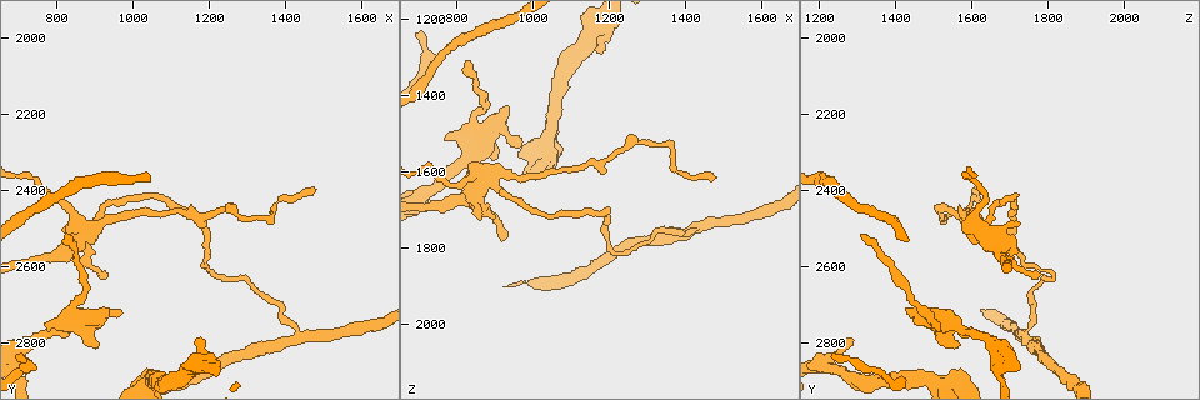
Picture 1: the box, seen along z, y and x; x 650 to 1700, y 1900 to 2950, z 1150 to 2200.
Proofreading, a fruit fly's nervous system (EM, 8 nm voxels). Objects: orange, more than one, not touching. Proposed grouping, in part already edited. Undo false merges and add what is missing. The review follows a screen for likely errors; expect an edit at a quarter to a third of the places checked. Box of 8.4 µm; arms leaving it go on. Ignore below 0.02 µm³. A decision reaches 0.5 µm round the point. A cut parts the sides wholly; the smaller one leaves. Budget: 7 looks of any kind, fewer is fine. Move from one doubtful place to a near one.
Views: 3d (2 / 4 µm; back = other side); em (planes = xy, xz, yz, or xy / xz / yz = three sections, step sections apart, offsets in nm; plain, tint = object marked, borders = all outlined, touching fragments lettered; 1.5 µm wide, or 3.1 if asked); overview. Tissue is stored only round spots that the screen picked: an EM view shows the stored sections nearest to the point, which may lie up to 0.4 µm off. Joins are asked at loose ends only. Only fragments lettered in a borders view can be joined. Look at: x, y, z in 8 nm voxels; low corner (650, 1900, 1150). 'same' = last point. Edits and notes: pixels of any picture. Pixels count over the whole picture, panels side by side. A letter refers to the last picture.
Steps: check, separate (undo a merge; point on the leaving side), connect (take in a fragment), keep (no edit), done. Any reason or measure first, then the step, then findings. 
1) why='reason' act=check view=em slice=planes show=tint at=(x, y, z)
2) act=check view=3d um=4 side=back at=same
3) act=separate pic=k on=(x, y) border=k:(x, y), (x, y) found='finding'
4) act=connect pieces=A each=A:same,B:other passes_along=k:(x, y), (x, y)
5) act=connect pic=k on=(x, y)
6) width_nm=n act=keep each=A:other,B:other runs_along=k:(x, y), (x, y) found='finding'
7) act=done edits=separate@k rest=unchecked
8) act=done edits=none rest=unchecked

why='branch stops here' act=check view=3d um=4 at=(1180, 2790, 1290)

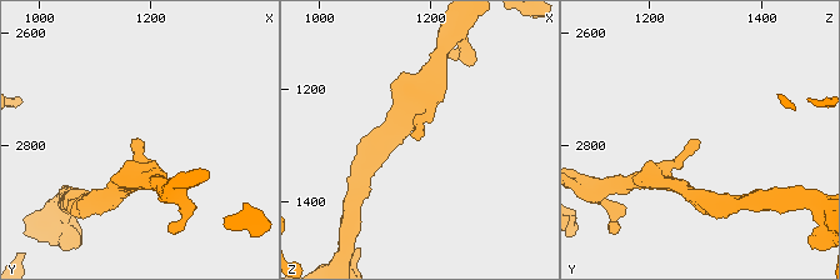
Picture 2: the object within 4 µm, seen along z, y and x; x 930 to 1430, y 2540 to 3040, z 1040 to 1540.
act=check view=em slice=xz step=4 show=borders at=(1175, 2790, 1290)

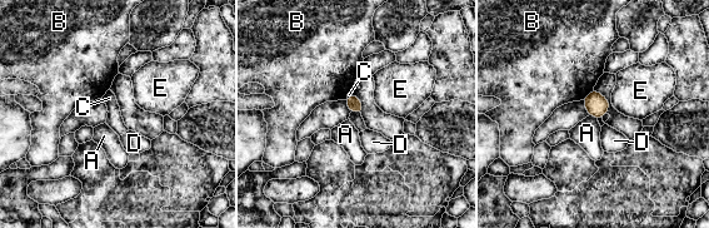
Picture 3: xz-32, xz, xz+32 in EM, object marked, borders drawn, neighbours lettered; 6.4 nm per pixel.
why='cut it another way' act=check view=em slice=planes show=borders at=same

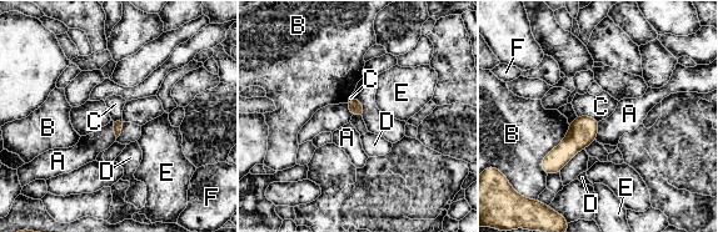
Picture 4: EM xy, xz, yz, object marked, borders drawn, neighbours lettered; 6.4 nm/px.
act=keep each=A:other,B:other,C:other,D:other,E:other,F:other border=4:(577, 115), (589, 115), (598, 121) found='none of them fits'

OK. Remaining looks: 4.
why='free end' act=check view=em slice=planes show=plain at=(940, 2705, 1425)

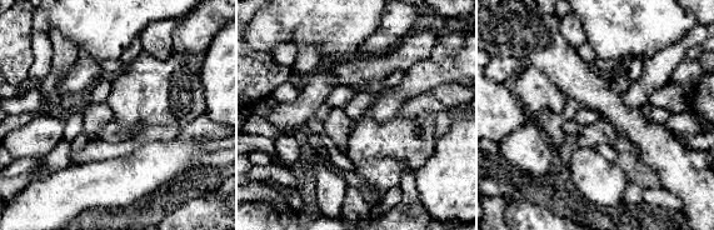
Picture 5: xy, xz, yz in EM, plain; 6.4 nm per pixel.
act=check view=em slice=planes show=borders at=same

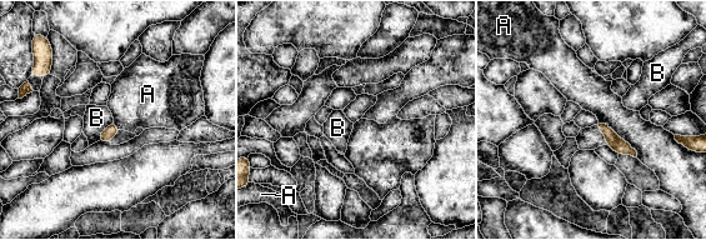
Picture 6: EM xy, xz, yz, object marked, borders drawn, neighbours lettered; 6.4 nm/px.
act=keep each=A:other,B:other border=6:(599, 123), (607, 124), (637, 156) found='none of them fits'

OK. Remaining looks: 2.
act=check view=em slice=xy step=8 show=tint at=(830, 2510, 1315)

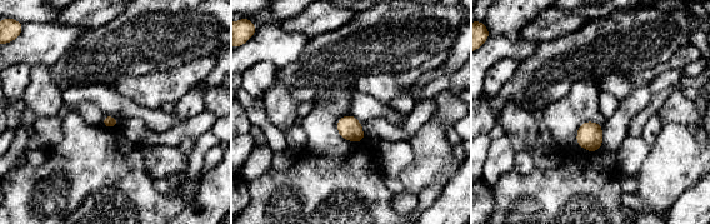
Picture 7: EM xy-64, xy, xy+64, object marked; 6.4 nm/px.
why='another direction' act=check view=em slice=planes show=borders at=same

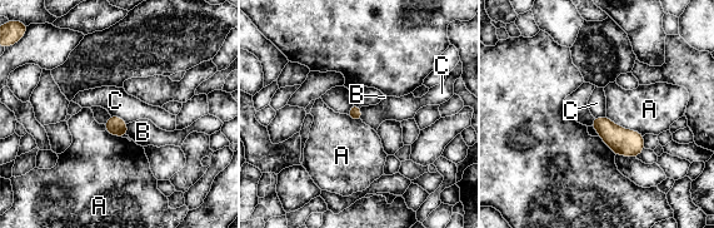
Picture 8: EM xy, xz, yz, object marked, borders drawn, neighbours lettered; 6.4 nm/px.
act=keep each=A:other,B:other,C:other border=8:(110, 114), (115, 114), (128, 123) found='none of them fits'

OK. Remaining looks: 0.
act=done edits=none rest=unchecked

